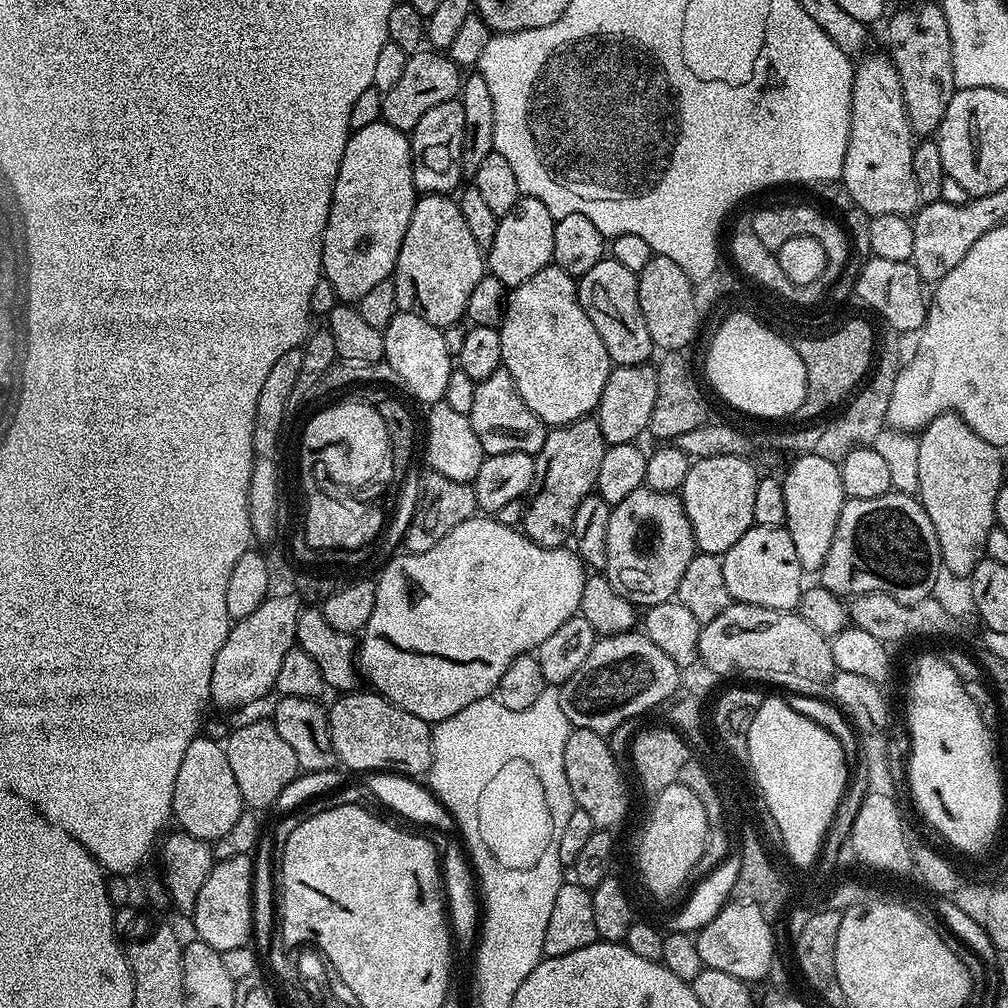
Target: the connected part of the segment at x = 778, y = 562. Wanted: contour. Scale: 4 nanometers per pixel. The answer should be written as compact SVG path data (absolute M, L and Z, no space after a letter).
M753 526L730 546L730 550L724 553L722 557L722 577L726 580L726 588L729 591L731 599L737 604L753 604L754 606L766 606L774 610L791 612L800 603L800 593L802 583L802 569L798 562L798 554L794 554L794 541L790 539L787 527L762 528Z

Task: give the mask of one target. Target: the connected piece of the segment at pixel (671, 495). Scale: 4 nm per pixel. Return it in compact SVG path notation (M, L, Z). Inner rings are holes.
M643 487L613 507L610 526L606 526L606 566L602 572L610 586L630 603L661 604L677 595L682 576L697 552L683 499L675 492Z

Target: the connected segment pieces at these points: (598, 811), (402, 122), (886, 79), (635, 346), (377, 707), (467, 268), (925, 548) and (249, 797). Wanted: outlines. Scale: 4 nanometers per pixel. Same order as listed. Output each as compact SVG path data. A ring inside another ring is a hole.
M572 728L566 738L564 765L575 807L586 810L586 814L590 814L590 822L594 822L597 829L612 830L615 824L623 822L628 812L628 788L624 785L620 764L604 740L607 739L594 730Z
M417 50L408 57L406 67L395 86L383 93L379 115L384 123L394 126L399 132L411 134L418 121L433 106L450 102L461 95L462 69L447 54L440 50Z
M885 55L870 56L857 63L853 71L851 102L851 136L847 142L841 183L849 191L853 205L858 210L864 210L868 216L884 213L911 215L920 204L913 176L914 134L905 114L905 100L896 67Z
M605 258L598 262L598 266L586 270L586 274L579 277L576 286L576 296L580 300L582 310L586 310L590 322L594 322L594 330L598 330L598 335L606 345L606 354L610 354L613 365L616 366L646 364L653 359L651 356L652 352L654 353L654 345L650 338L650 330L646 330L646 318L642 318L642 306L638 306L636 277L637 273L626 270L626 266L621 266L611 258Z
M357 690L335 697L332 708L327 709L330 738L334 742L337 761L341 765L353 768L363 774L387 772L400 773L413 778L423 777L432 769L432 730L433 725L427 724L422 718L402 710L396 704L381 696L375 690Z
M448 194L421 195L414 206L414 214L410 214L410 226L406 226L406 234L402 238L402 250L398 250L394 273L397 309L418 314L418 318L426 318L426 322L430 322L435 328L449 328L451 324L461 323L465 319L470 294L484 275L485 253L478 246L478 242L474 242L474 234L470 234L466 218L462 218L459 203Z
M893 490L878 498L845 499L842 514L838 514L834 542L830 542L830 554L826 554L826 562L818 573L818 584L841 598L877 592L890 594L890 598L903 604L913 604L929 599L937 591L936 579L940 572L942 561L934 522L930 522L926 510L915 495L904 495Z
M271 719L252 720L229 734L224 744L226 758L230 758L230 771L238 781L238 790L245 805L252 810L268 808L292 783L296 775L301 775L298 758L294 758L294 749L278 734Z

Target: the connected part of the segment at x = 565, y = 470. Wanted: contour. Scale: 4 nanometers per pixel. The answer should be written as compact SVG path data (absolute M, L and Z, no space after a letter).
M595 418L575 420L569 424L557 424L542 442L542 450L536 456L536 483L526 500L522 531L538 546L543 548L562 548L569 543L574 526L574 514L582 498L593 495L598 482L598 470L602 467L602 454L606 445L600 429L600 421Z

